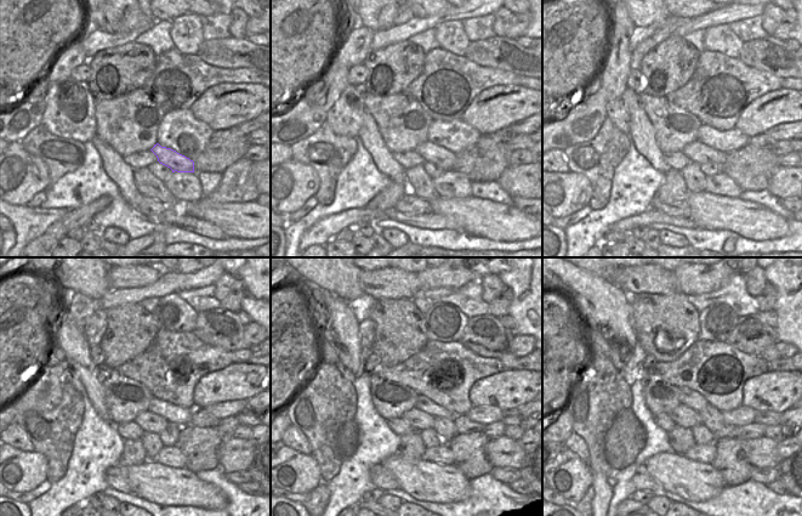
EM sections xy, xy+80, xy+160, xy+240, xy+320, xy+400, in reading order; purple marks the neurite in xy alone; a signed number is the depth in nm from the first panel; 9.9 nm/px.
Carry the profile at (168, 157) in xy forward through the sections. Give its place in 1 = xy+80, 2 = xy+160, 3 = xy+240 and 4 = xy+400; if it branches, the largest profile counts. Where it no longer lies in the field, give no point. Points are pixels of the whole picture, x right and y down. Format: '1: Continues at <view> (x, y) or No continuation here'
1: Continues at xy+80 (439, 156)
2: Continues at xy+160 (699, 153)
3: Continues at xy+240 (155, 424)
4: Continues at xy+400 (684, 417).

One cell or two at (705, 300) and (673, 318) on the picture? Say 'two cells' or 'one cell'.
two cells

